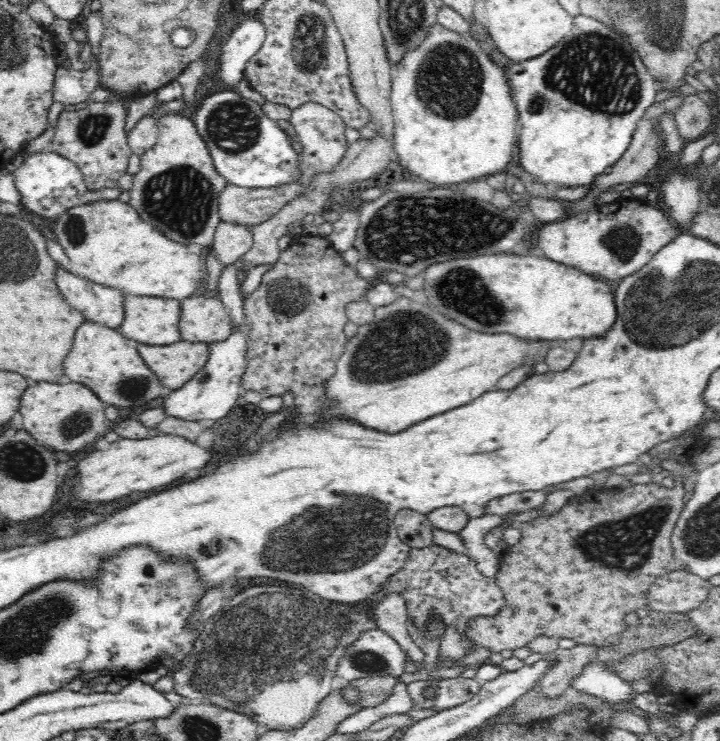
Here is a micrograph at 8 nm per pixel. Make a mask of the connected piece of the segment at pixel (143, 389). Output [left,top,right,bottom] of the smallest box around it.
[64,320,163,409]

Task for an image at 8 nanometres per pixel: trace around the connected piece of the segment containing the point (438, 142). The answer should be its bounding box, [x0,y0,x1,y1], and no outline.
[390,24,518,184]

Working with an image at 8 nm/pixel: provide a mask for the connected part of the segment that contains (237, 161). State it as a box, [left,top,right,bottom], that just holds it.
[190,90,300,188]

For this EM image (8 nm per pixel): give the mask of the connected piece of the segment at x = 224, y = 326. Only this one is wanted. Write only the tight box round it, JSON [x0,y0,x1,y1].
[180,297,234,344]

